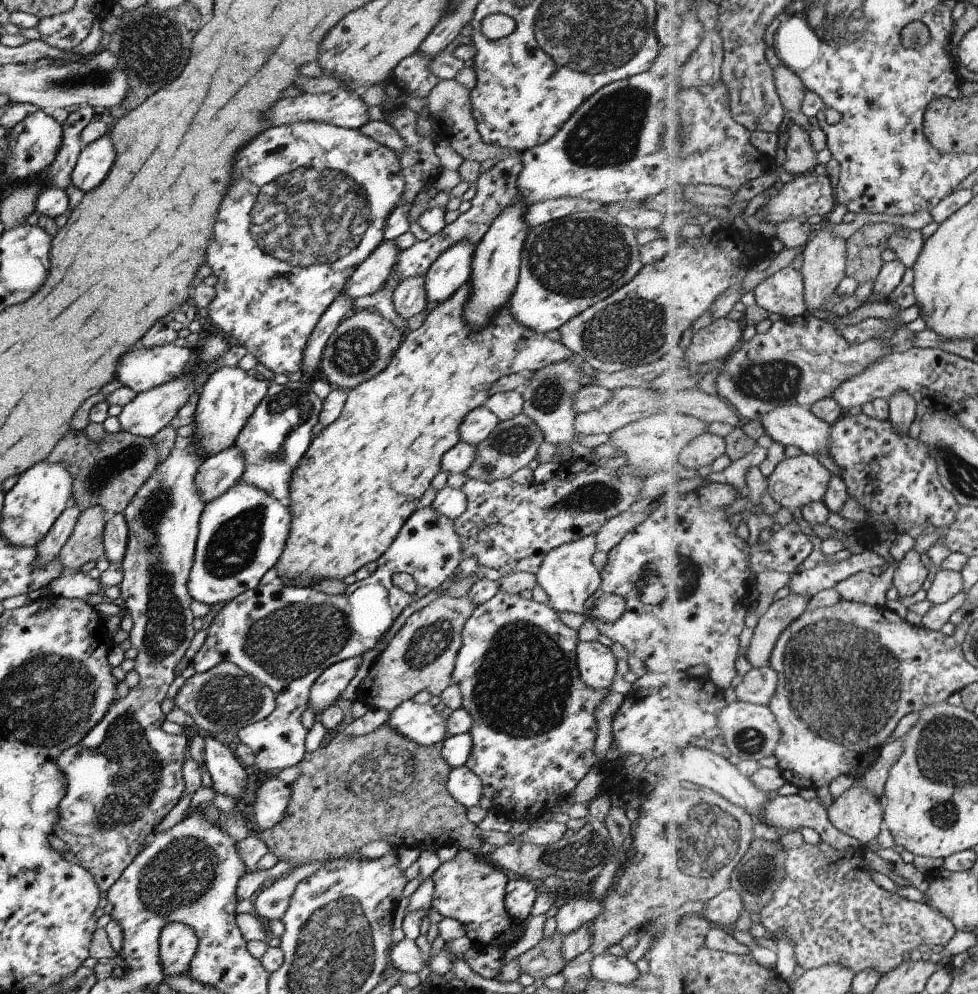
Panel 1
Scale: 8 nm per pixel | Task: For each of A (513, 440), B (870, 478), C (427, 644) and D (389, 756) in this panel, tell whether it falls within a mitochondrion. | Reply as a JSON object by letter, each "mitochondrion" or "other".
{"A":"mitochondrion","B":"other","C":"mitochondrion","D":"mitochondrion"}

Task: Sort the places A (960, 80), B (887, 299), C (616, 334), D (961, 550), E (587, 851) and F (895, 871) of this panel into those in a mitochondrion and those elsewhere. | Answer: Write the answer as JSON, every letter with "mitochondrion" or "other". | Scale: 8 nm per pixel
{"A":"other","B":"other","C":"mitochondrion","D":"other","E":"mitochondrion","F":"other"}

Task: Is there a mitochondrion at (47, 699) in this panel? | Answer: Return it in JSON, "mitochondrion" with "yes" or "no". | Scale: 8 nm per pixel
{"mitochondrion":"yes"}

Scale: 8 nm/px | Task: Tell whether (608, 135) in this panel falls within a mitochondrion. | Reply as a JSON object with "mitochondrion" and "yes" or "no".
{"mitochondrion":"yes"}

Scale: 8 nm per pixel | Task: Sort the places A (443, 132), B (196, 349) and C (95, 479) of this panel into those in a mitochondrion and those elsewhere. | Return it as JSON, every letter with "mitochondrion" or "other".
{"A":"other","B":"other","C":"mitochondrion"}

